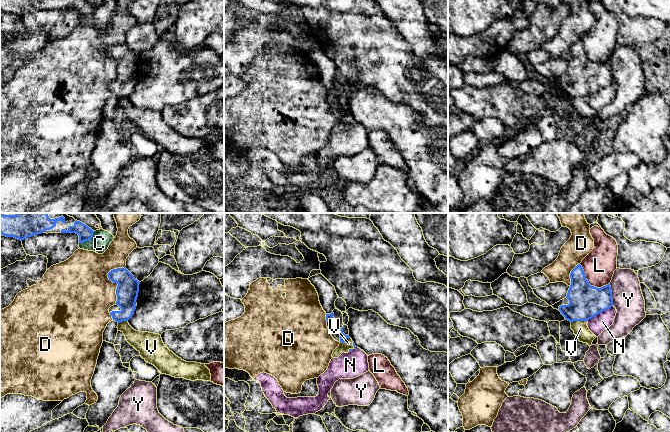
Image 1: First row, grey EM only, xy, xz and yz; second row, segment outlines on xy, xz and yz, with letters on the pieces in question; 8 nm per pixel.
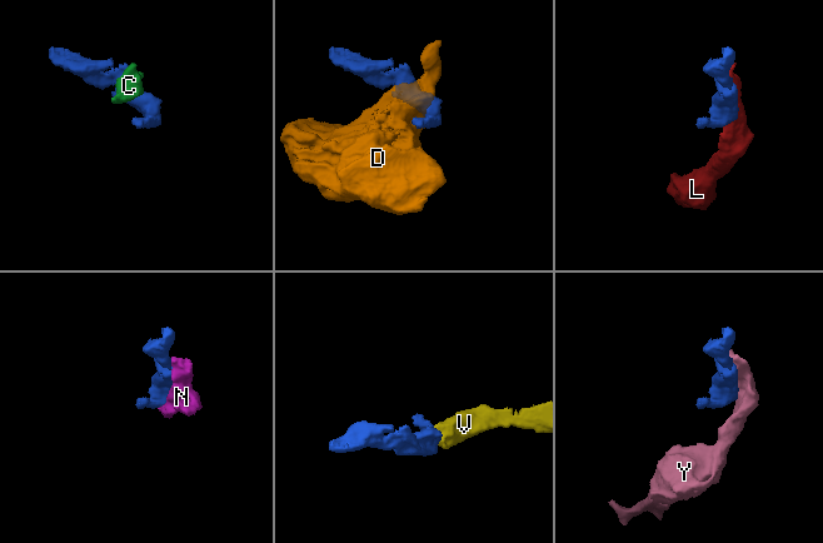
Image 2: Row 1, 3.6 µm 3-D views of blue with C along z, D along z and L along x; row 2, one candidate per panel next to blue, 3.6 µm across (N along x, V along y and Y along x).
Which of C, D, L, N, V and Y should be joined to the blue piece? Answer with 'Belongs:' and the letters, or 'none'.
Belongs: none

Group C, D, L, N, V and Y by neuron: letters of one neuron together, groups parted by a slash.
C / D / L / N V / Y

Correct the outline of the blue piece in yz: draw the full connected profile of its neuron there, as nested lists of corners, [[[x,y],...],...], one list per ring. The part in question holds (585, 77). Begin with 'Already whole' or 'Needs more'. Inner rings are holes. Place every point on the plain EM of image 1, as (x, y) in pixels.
Needs more. [[[580,40],[571,47],[570,54],[567,72],[552,81],[566,96],[588,97],[613,82],[610,60],[601,64],[591,62]]]

